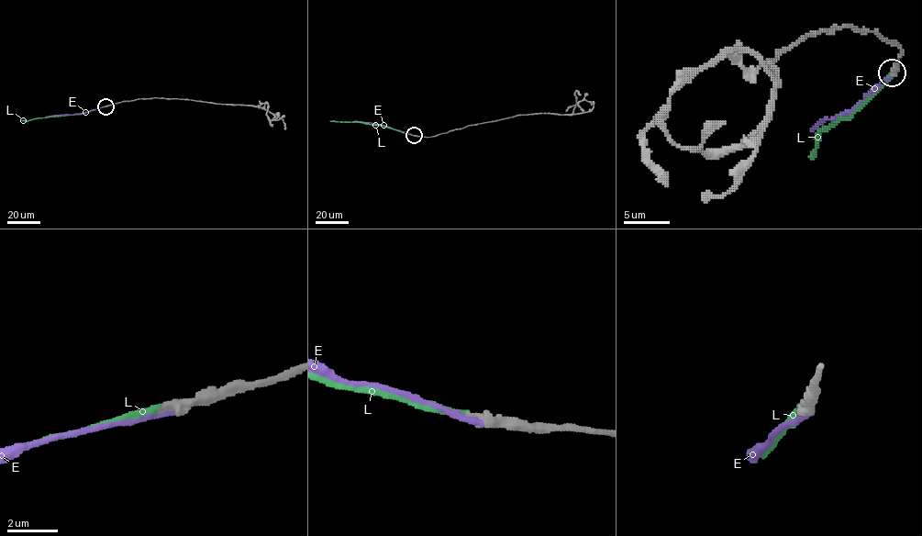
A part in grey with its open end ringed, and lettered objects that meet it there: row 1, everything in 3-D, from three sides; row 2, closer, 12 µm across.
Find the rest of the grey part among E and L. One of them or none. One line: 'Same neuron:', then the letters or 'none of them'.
Same neuron: L

